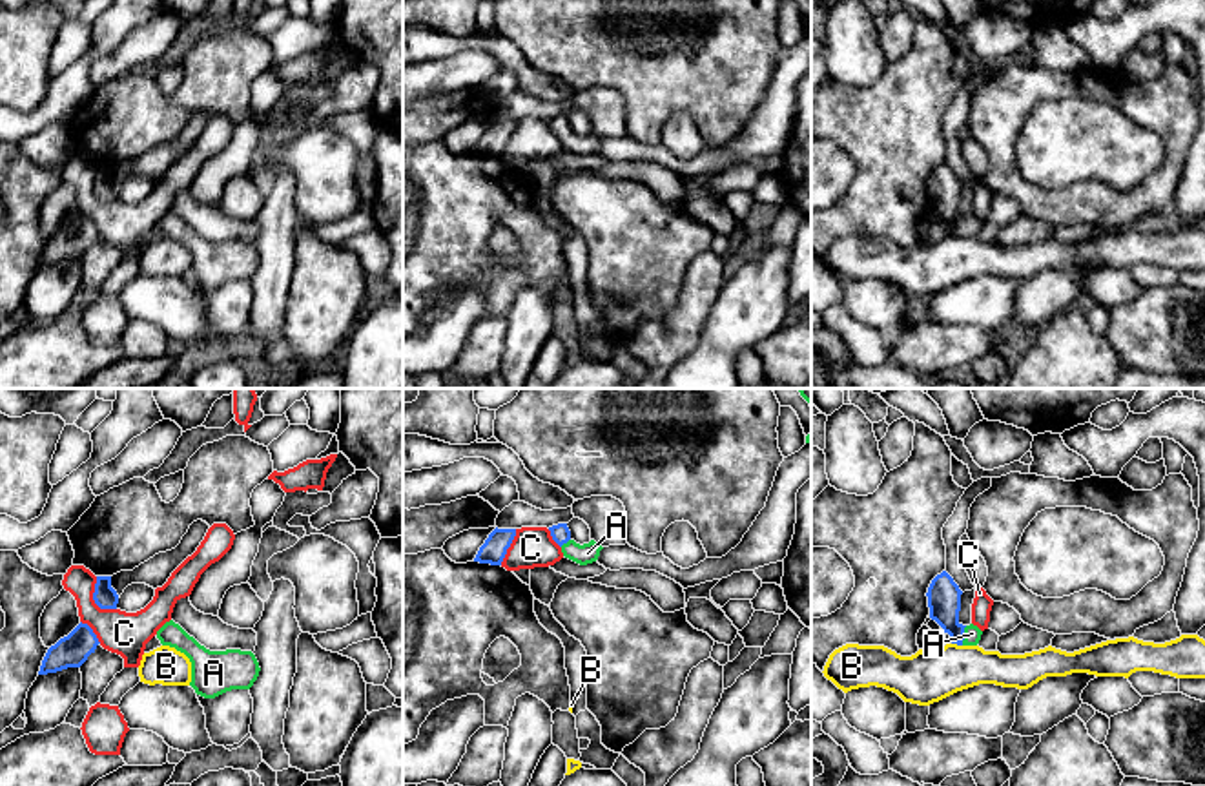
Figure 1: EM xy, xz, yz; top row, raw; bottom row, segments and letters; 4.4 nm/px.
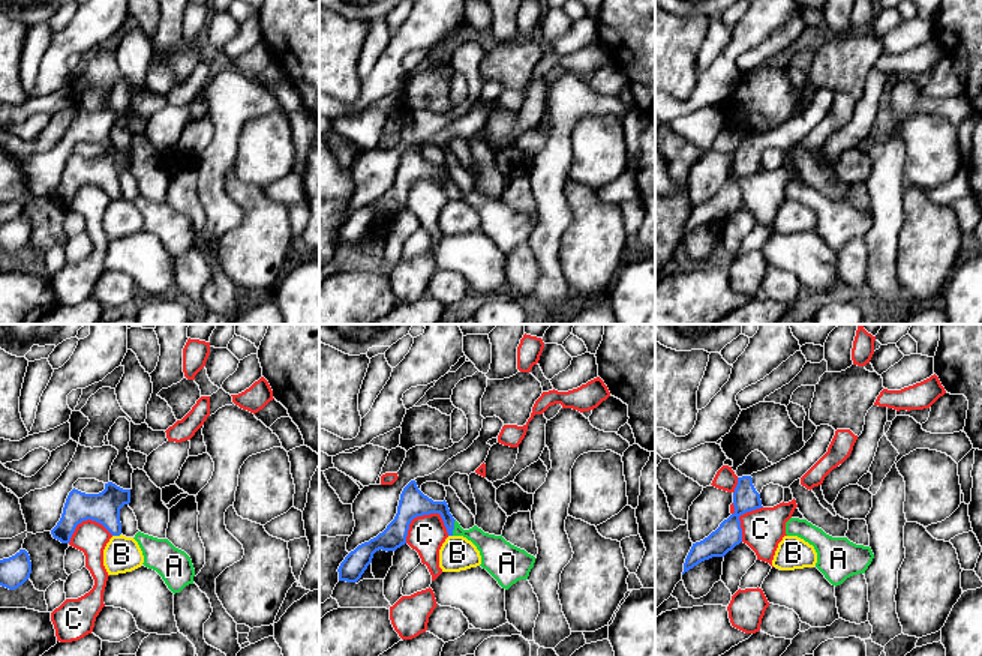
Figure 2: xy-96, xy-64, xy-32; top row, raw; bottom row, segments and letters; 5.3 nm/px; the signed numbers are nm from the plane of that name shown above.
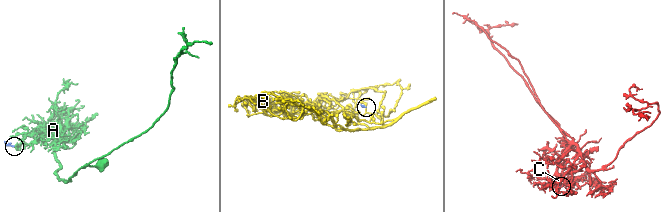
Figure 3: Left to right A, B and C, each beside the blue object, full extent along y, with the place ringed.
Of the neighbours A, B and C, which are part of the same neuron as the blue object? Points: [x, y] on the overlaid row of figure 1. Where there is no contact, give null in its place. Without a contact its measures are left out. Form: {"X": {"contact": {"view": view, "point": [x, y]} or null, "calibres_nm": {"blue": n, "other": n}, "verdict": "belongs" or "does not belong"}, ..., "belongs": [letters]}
{"A": {"contact": {"view": "yz", "point": [963, 635]}, "calibres_nm": {"blue": 140, "other": 80}, "verdict": "belongs"}, "B": {"contact": {"view": "yz", "point": [957, 644]}, "calibres_nm": {"blue": 140, "other": 240}, "verdict": "does not belong"}, "C": {"contact": {"view": "xy", "point": [93, 599]}, "calibres_nm": {"blue": 100, "other": 190}, "verdict": "does not belong"}, "belongs": ["A"]}

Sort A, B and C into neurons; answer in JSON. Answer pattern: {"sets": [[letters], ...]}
{"sets": [["A"], ["B"], ["C"]]}

